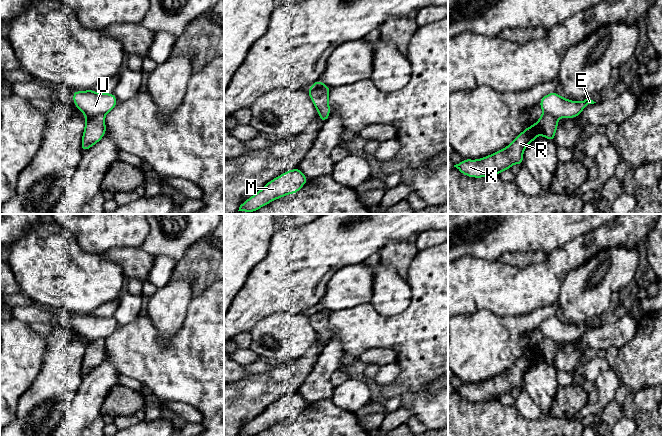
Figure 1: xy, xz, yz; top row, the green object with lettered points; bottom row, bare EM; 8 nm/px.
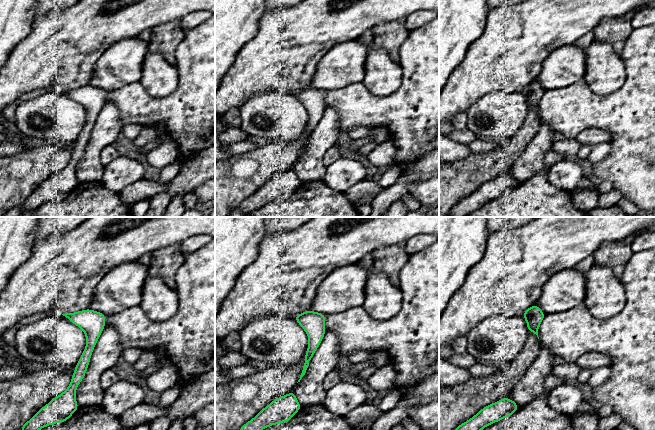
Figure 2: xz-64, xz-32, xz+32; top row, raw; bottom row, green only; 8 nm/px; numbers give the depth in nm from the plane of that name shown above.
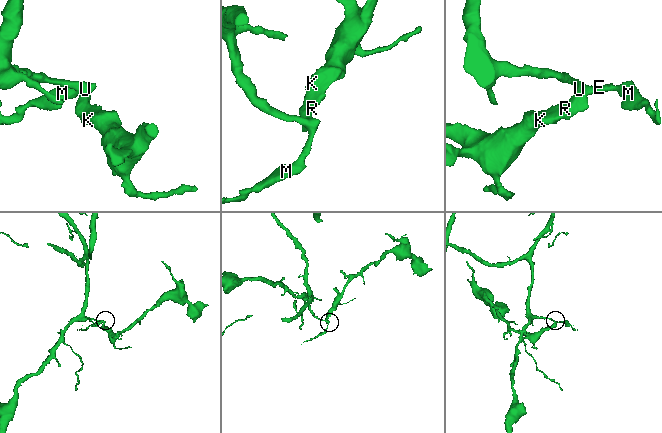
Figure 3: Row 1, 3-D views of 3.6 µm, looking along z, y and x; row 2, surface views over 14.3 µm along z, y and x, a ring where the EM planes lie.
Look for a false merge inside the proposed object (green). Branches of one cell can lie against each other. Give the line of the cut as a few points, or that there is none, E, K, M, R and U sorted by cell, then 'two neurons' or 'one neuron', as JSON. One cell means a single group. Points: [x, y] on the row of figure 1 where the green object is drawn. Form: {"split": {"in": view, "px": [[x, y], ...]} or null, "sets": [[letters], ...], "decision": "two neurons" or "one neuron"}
{"split": {"in": "xz", "px": [[310, 87], [322, 90], [329, 89]]}, "sets": [["E", "M", "U"], ["K", "R"]], "decision": "two neurons"}

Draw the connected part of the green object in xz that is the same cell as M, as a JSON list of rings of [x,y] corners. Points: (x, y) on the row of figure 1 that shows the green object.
[[[300,169],[288,170],[269,181],[260,191],[248,198],[240,205],[238,211],[252,213],[275,199],[297,193],[308,180]]]

